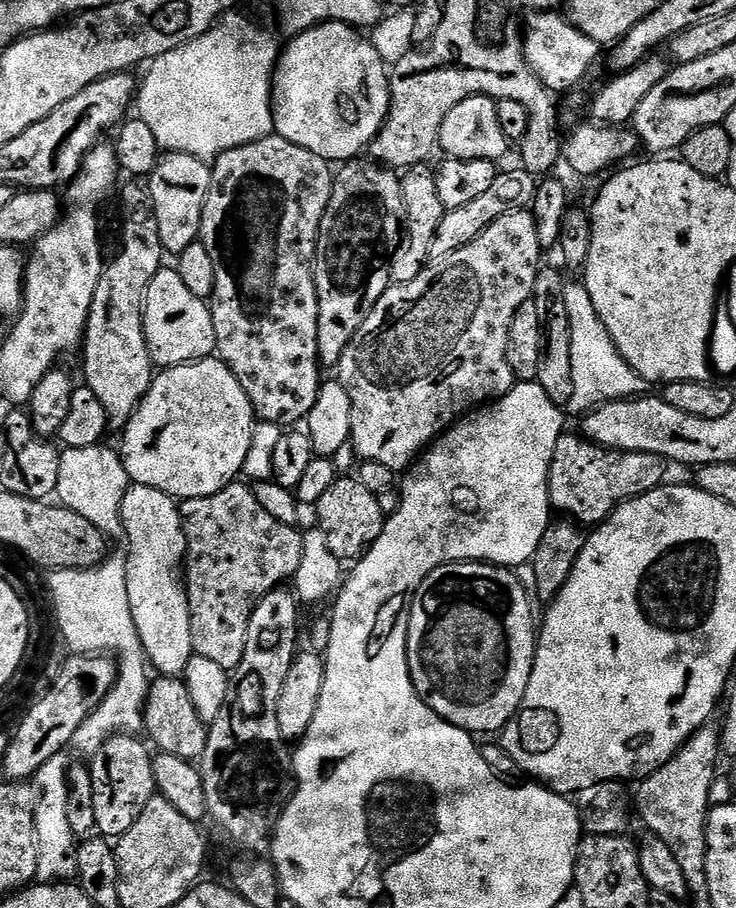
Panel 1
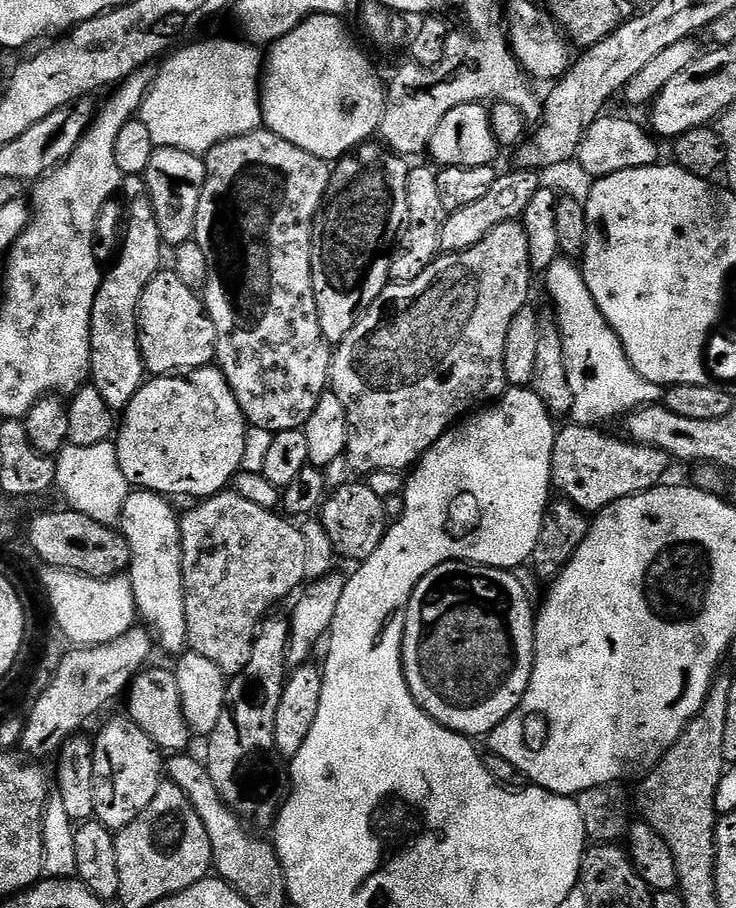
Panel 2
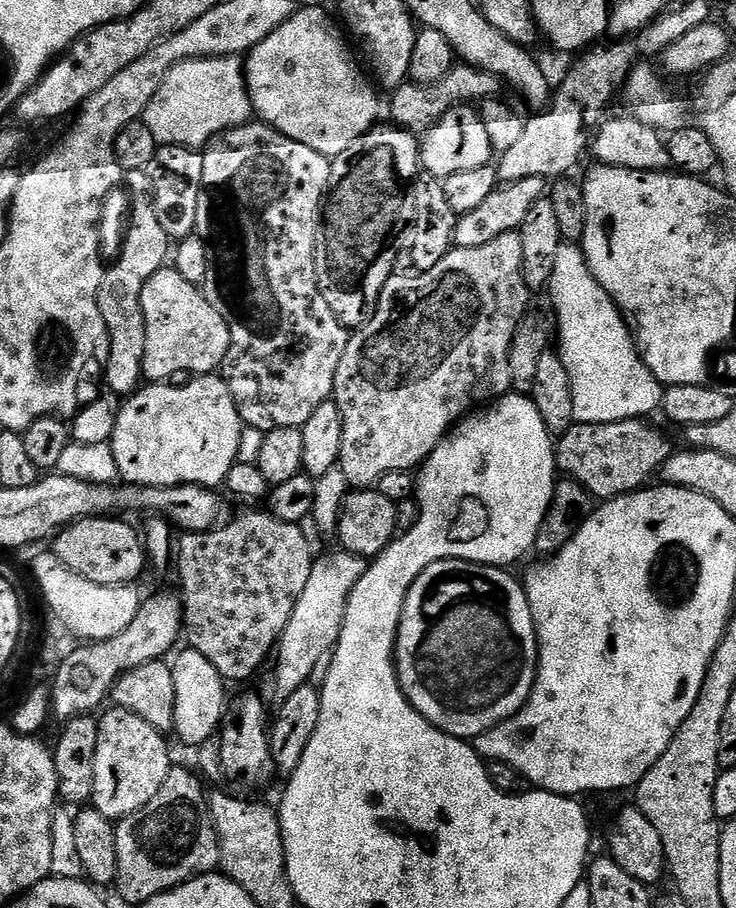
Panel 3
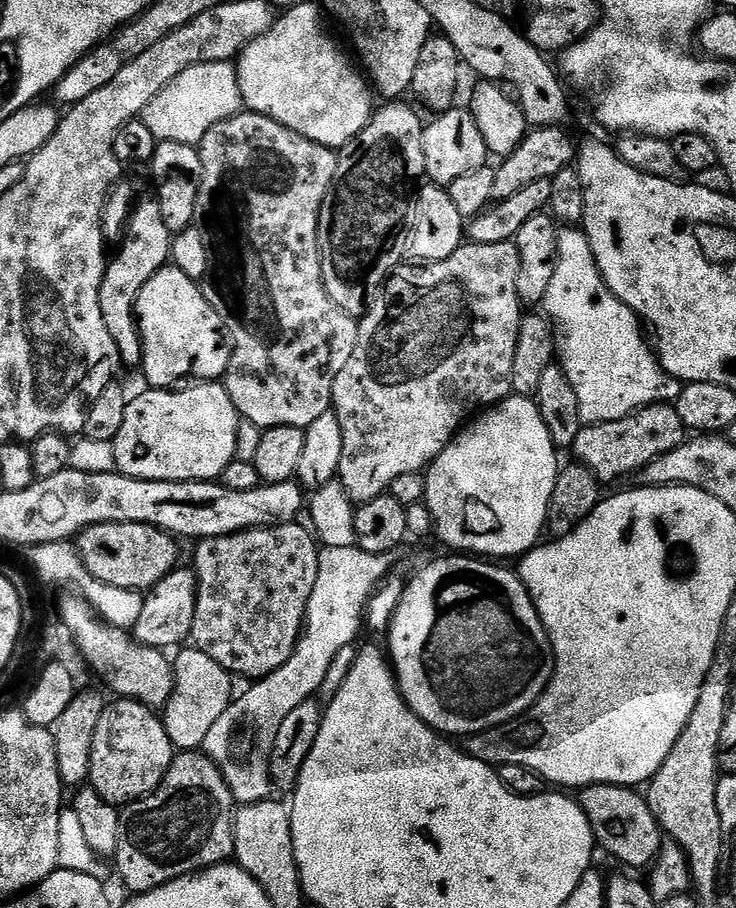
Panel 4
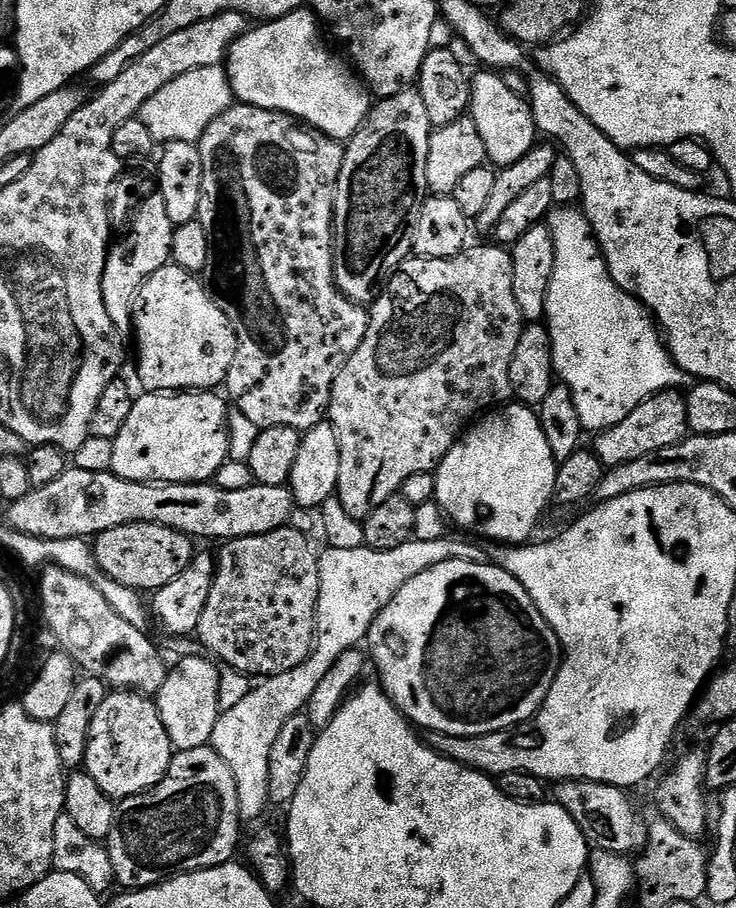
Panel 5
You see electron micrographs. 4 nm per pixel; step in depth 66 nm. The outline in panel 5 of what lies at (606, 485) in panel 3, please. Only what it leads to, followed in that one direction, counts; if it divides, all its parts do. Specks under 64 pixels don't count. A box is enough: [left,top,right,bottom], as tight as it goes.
[594,388,689,469]

